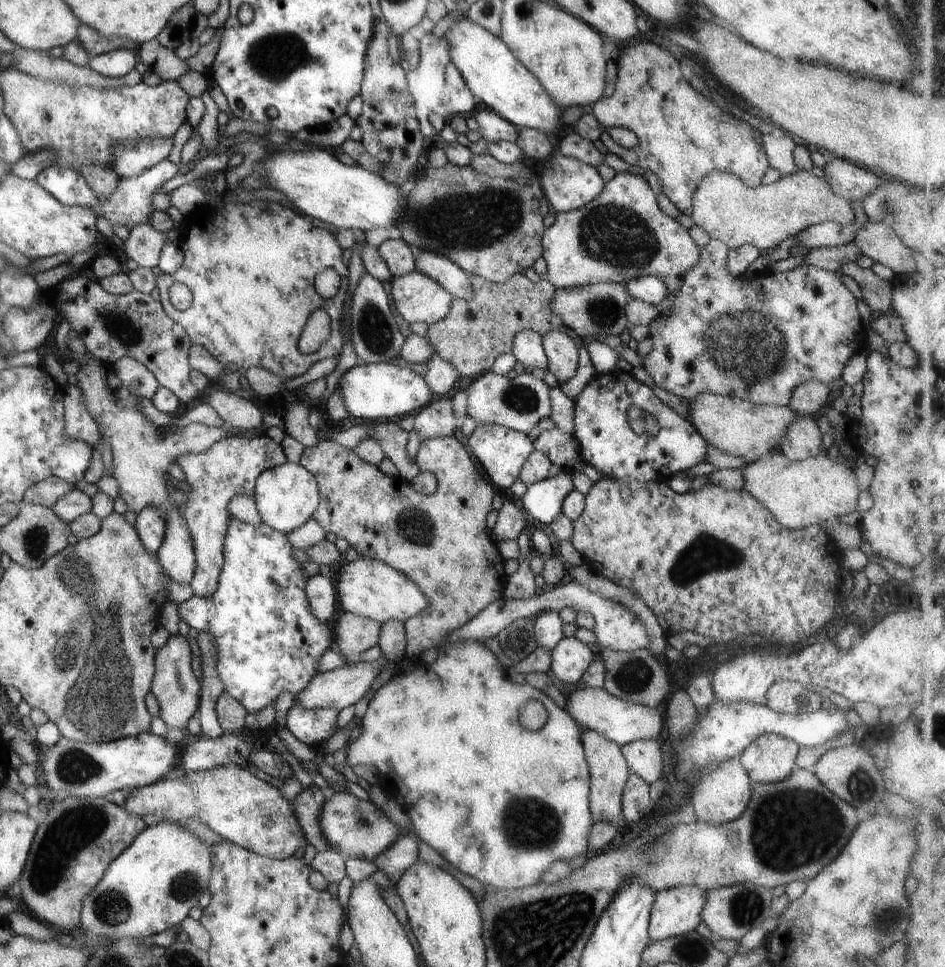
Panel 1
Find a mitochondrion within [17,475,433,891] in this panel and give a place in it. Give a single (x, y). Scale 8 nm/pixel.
(99, 695)

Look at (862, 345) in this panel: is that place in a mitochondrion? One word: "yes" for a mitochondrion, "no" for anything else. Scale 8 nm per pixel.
no

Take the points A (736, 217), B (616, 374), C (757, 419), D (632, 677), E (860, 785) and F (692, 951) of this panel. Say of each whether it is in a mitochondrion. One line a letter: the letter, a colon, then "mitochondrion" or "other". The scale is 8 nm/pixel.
A: mitochondrion
B: other
C: other
D: mitochondrion
E: mitochondrion
F: mitochondrion

